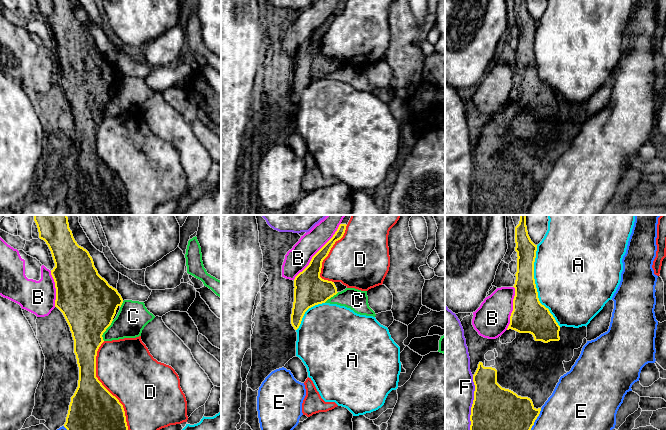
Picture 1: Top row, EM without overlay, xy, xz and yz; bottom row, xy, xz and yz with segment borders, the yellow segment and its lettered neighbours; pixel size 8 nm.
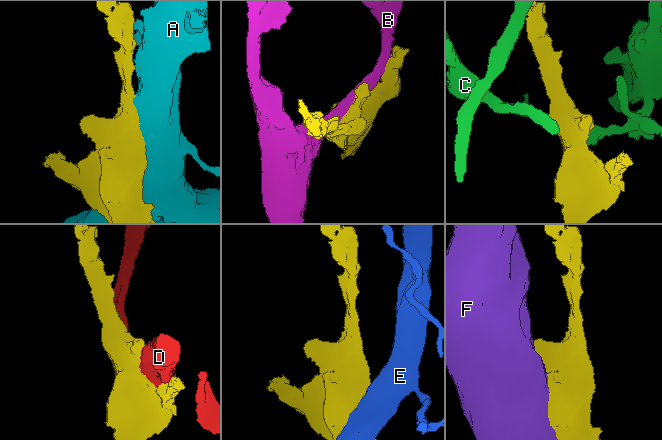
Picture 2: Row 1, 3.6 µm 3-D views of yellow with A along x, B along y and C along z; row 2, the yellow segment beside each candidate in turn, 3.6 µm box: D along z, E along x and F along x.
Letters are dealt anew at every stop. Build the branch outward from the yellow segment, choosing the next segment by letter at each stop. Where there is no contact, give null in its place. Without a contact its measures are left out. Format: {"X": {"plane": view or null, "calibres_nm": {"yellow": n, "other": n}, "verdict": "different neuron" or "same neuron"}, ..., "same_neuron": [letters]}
{"A": {"plane": "yz", "calibres_nm": {"yellow": 280, "other": 480}, "verdict": "different neuron"}, "B": {"plane": "xz", "calibres_nm": {"yellow": 190, "other": 190}, "verdict": "different neuron"}, "C": {"plane": "xy", "calibres_nm": {"yellow": 440, "other": 240}, "verdict": "different neuron"}, "D": {"plane": "xy", "calibres_nm": {"yellow": 360, "other": 460}, "verdict": "different neuron"}, "E": {"plane": "yz", "calibres_nm": {"yellow": 300, "other": 320}, "verdict": "different neuron"}, "F": {"plane": "yz", "calibres_nm": {"yellow": 360, "other": 460}, "verdict": "different neuron"}, "same_neuron": []}

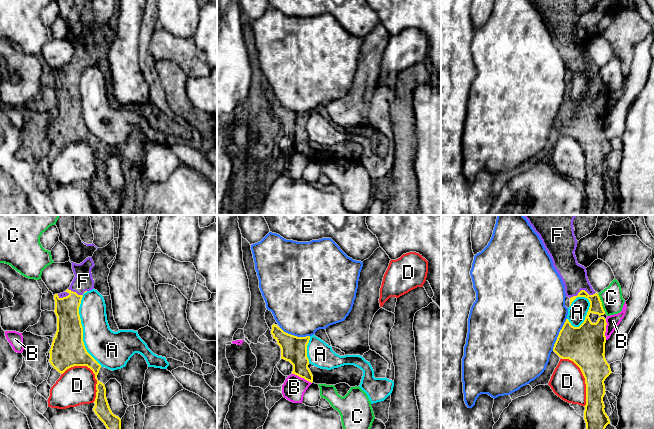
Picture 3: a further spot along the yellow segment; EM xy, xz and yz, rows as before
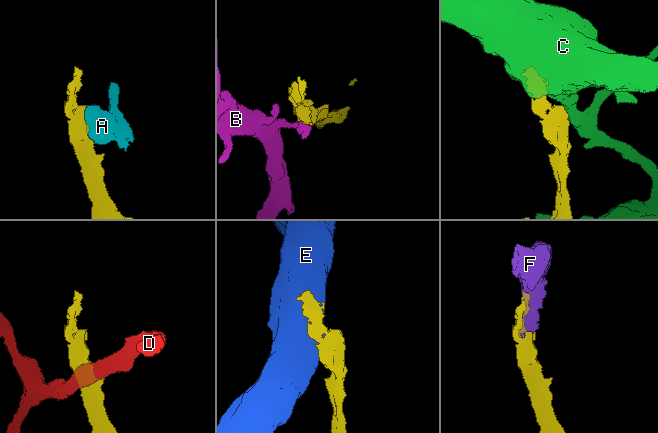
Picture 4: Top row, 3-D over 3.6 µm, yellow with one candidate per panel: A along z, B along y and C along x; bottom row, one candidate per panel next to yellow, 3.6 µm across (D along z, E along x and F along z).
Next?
{"A": {"plane": "xy", "calibres_nm": {"yellow": 280, "other": 280}, "verdict": "different neuron"}, "B": {"plane": "yz", "calibres_nm": {"yellow": 320, "other": 100}, "verdict": "different neuron"}, "C": {"plane": "yz", "calibres_nm": {"yellow": 180, "other": 180}, "verdict": "different neuron"}, "D": {"plane": "xy", "calibres_nm": {"yellow": 280, "other": 300}, "verdict": "different neuron"}, "E": {"plane": "yz", "calibres_nm": {"yellow": 320, "other": 480}, "verdict": "different neuron"}, "F": {"plane": "yz", "calibres_nm": {"yellow": 100, "other": 200}, "verdict": "same neuron"}, "same_neuron": ["F"]}

